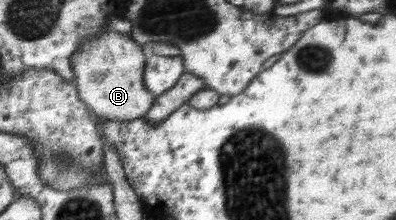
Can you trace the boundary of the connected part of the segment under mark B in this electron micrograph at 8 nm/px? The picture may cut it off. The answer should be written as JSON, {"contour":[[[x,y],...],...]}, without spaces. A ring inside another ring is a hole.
{"contour":[[[106,31],[95,38],[84,40],[81,44],[72,55],[72,80],[76,82],[79,98],[89,105],[92,114],[110,121],[134,121],[144,118],[156,97],[145,88],[143,82],[147,59],[139,45],[130,36],[116,31]]]}

